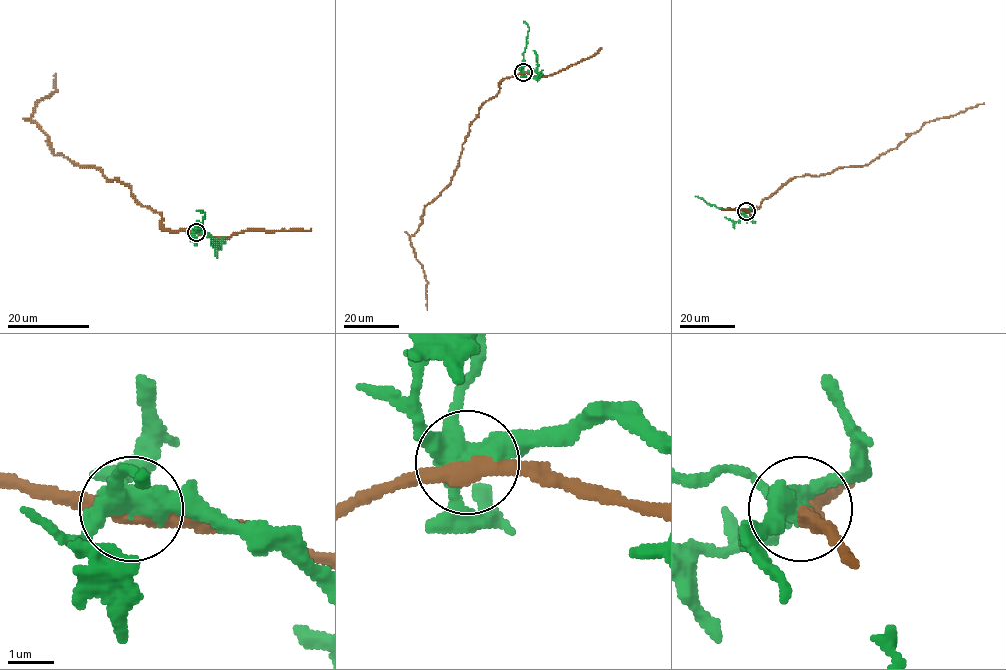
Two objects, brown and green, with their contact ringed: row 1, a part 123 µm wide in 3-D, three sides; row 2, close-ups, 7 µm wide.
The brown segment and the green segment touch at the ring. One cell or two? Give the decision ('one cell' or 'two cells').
two cells

